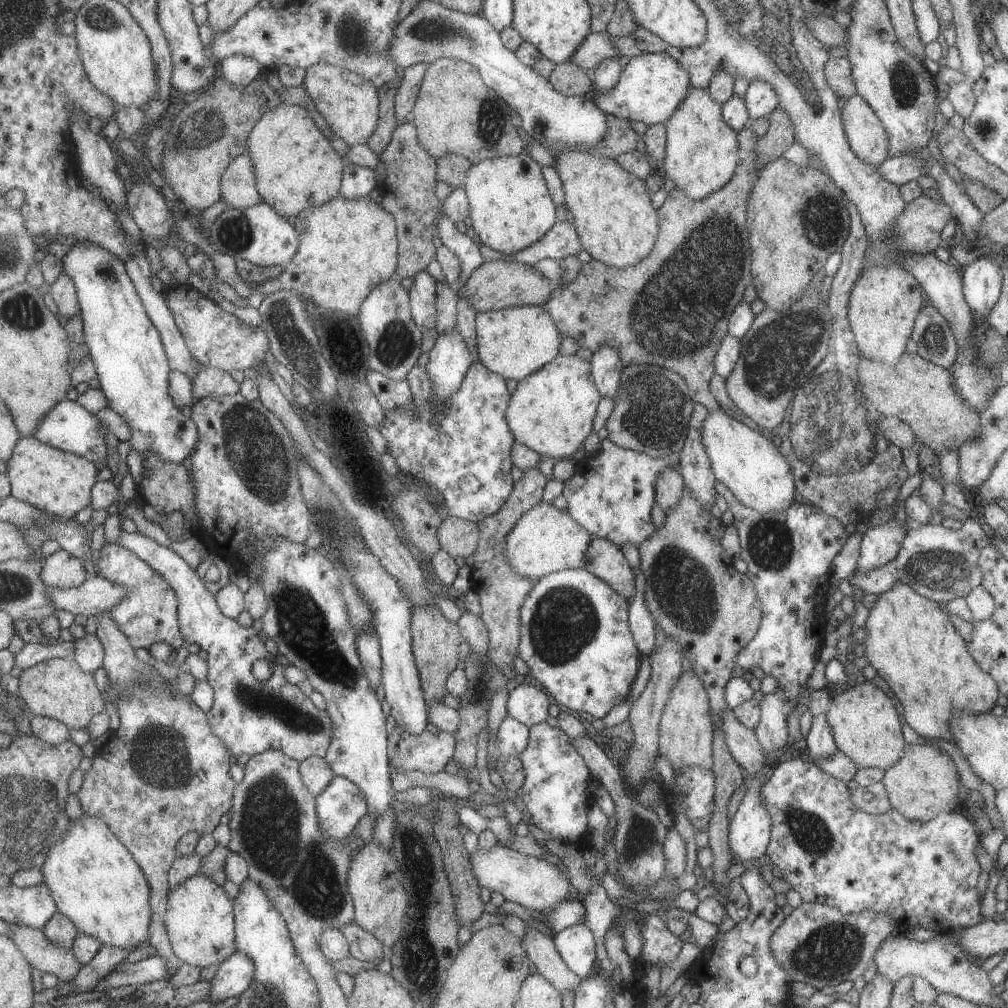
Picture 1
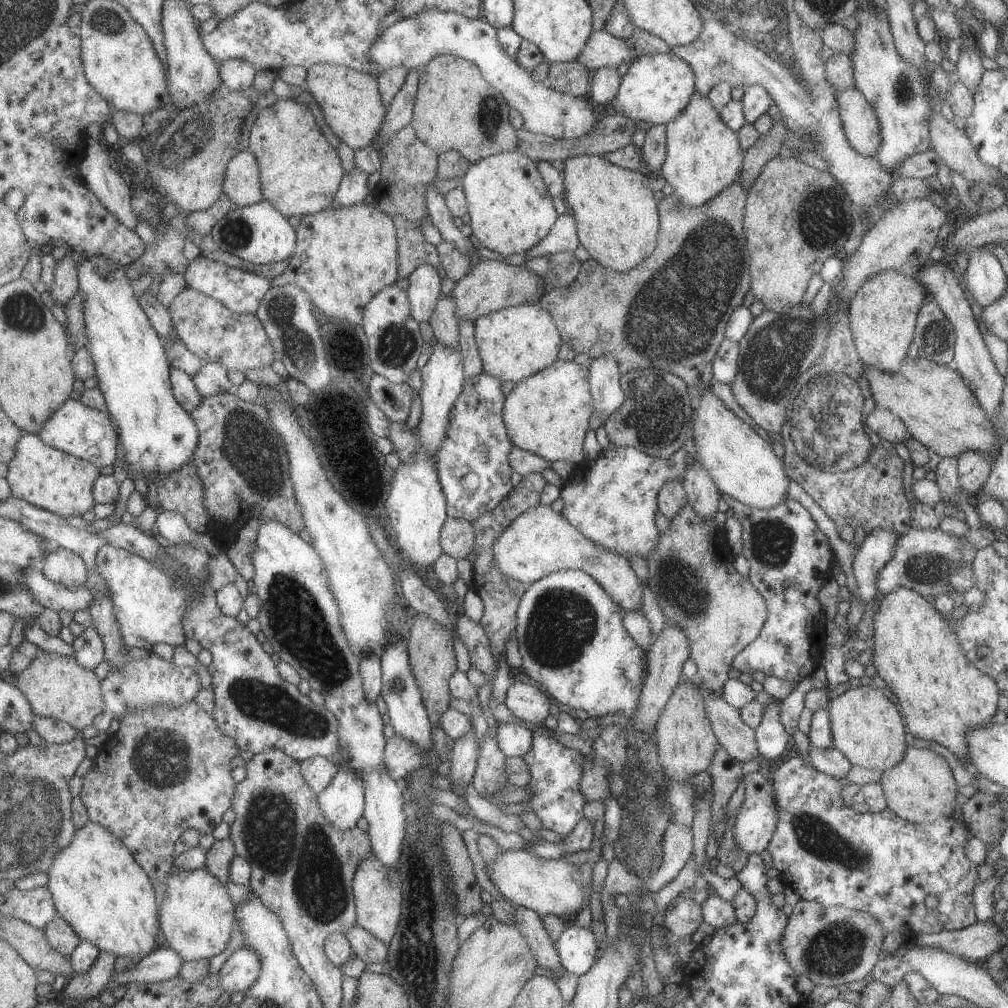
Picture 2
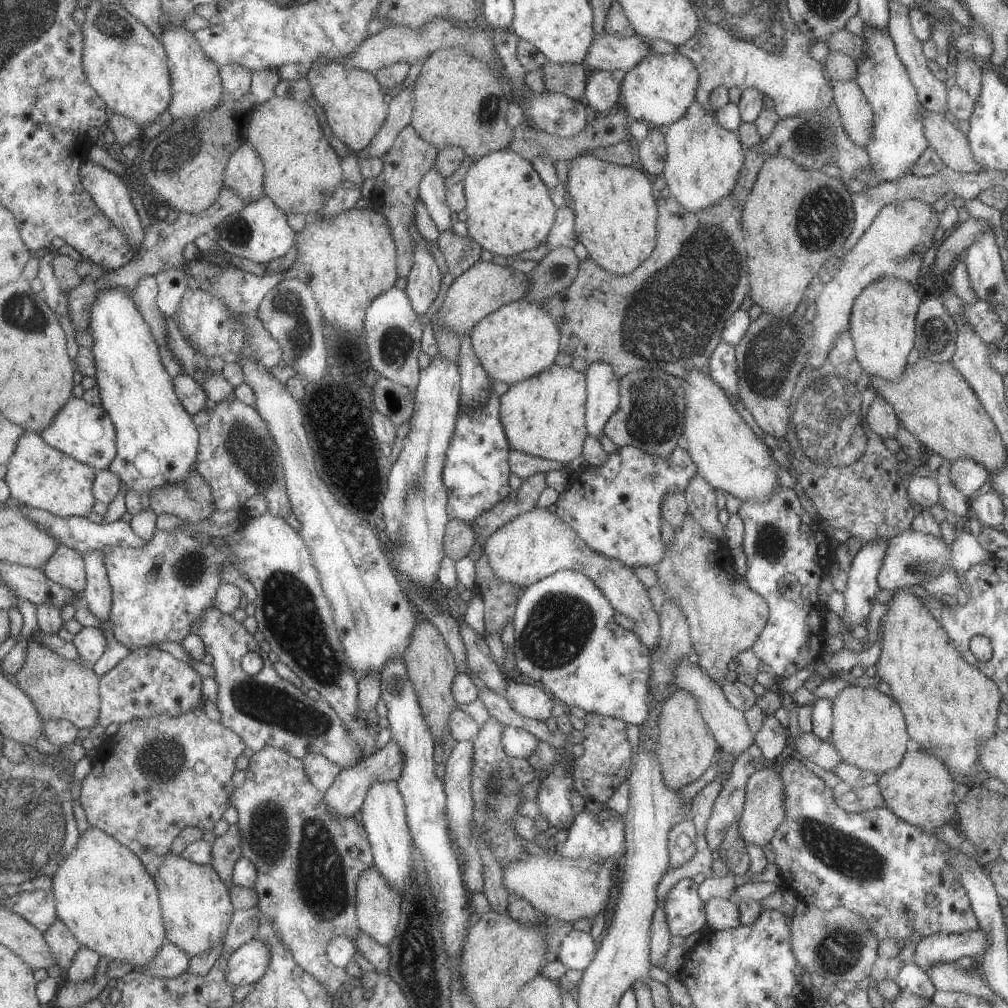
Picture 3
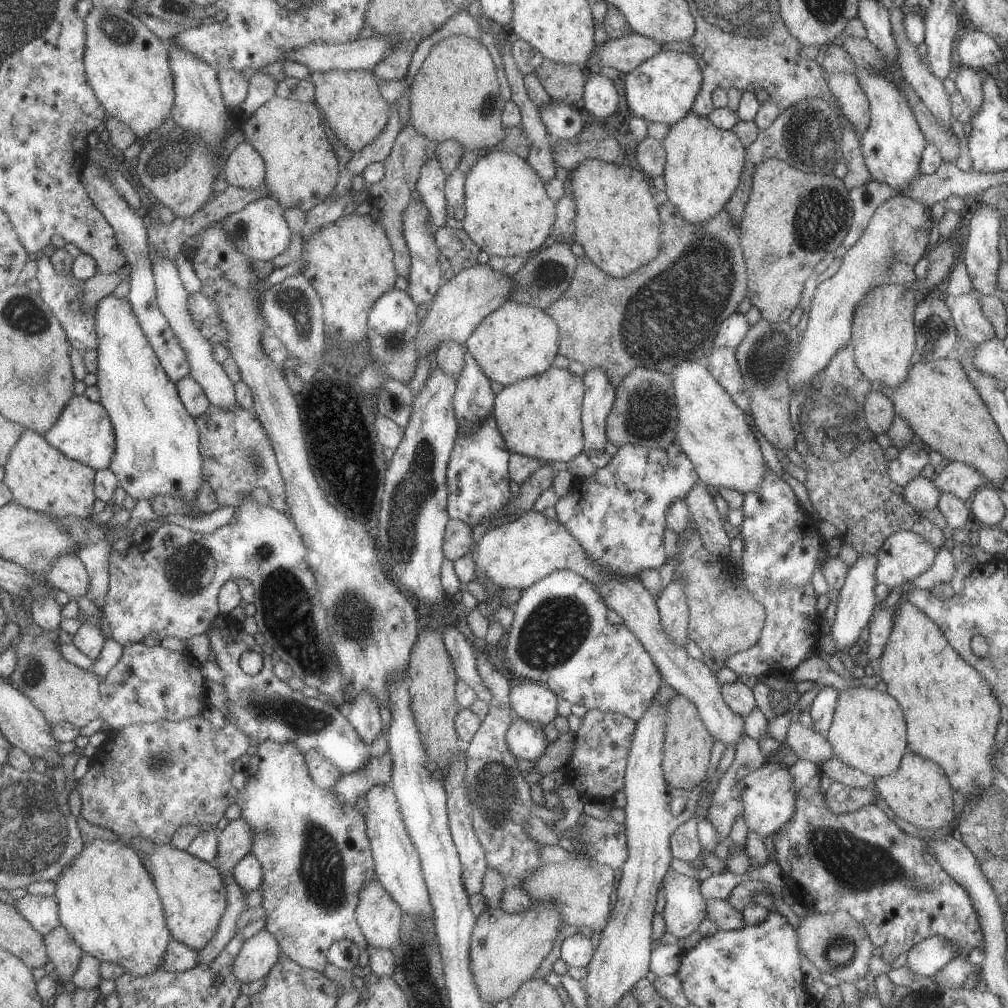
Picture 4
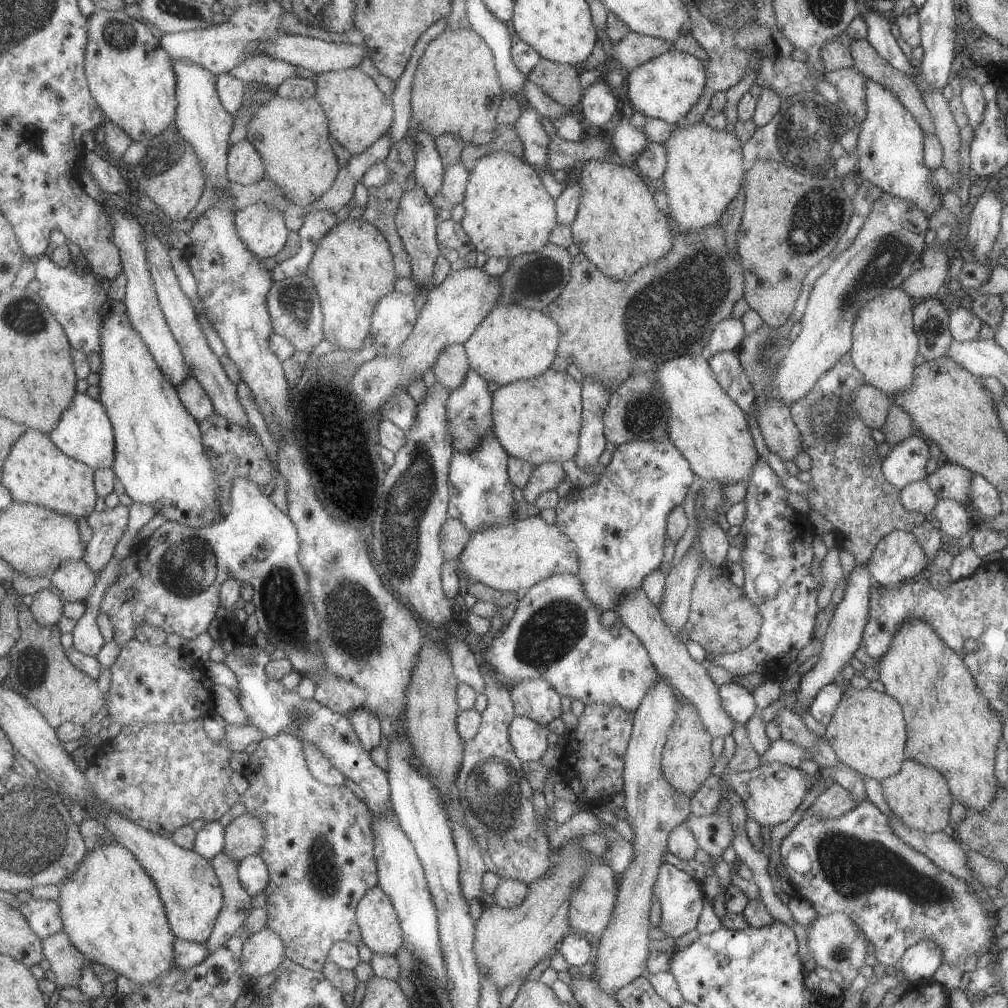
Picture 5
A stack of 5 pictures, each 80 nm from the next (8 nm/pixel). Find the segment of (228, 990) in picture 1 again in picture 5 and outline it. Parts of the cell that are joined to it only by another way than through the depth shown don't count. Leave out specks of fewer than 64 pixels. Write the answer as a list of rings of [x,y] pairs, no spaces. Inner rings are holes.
[[[263,927],[248,936],[241,951],[240,967],[247,979],[274,972],[284,959],[284,943],[276,932]]]

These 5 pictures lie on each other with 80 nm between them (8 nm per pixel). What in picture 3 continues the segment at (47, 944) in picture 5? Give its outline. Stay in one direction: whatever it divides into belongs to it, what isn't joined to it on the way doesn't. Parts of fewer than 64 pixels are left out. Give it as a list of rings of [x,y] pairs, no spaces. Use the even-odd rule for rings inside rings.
[[[59,918],[49,927],[49,930],[44,932],[44,935],[61,969],[69,970],[75,955],[82,947],[79,939],[67,924]]]

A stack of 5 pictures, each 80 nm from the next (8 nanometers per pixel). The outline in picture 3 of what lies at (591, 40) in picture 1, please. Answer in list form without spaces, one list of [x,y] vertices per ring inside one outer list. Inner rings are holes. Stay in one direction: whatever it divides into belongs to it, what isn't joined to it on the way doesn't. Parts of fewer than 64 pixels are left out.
[[[594,33],[587,48],[583,65],[590,72],[623,70],[627,72],[651,53],[639,36],[618,37],[614,34]]]

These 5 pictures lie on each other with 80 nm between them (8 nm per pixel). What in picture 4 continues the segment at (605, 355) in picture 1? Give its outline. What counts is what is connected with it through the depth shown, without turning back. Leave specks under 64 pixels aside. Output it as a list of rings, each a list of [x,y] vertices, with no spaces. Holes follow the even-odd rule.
[[[602,368],[587,369],[582,376],[584,393],[582,398],[581,424],[583,433],[583,453],[603,451],[606,436],[606,418],[613,408],[614,387]]]

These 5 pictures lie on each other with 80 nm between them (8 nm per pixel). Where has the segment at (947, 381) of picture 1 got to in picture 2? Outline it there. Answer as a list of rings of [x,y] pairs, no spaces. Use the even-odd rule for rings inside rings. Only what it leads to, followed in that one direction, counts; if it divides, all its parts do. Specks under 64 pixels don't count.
[[[905,357],[897,372],[885,372],[863,364],[862,375],[865,377],[874,405],[877,409],[888,410],[897,416],[907,427],[908,433],[917,442],[941,457],[959,456],[963,451],[979,451],[997,456],[1000,440],[994,435],[992,422],[984,414],[975,395],[965,384],[962,376],[952,366],[940,365],[923,357]]]

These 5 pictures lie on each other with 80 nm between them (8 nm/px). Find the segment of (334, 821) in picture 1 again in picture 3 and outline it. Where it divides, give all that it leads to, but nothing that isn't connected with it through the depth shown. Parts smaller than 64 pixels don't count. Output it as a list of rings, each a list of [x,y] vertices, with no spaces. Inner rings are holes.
[[[391,739],[373,754],[353,763],[351,767],[340,769],[329,788],[322,793],[330,814],[337,819],[355,817],[362,807],[369,785],[373,781],[396,781],[401,776],[402,760],[400,746]]]

